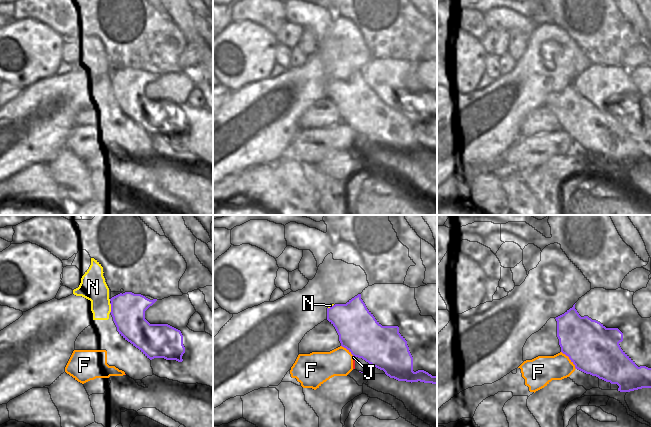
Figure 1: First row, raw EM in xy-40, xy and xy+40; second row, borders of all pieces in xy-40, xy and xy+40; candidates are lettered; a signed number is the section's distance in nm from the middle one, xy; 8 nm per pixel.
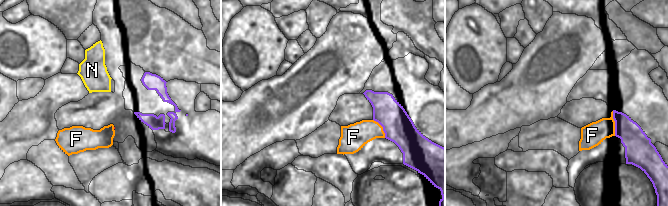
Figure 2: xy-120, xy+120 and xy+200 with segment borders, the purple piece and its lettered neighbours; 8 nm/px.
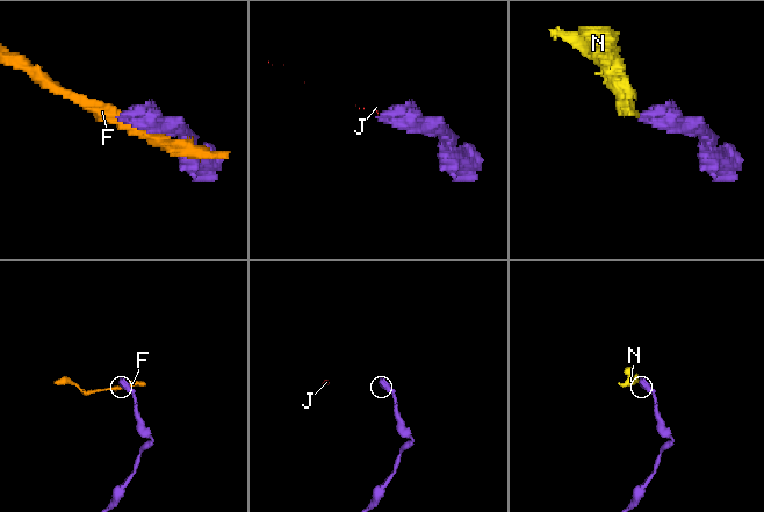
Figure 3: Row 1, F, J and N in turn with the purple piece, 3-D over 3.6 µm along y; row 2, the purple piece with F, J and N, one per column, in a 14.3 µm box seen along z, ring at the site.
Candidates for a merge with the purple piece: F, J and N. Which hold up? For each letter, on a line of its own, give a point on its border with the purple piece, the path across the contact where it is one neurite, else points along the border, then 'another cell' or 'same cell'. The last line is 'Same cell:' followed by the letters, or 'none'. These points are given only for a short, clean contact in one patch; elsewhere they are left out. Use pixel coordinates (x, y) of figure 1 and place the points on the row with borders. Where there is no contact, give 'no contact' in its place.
F: meets purple in xy+40 at (569, 358); another cell
J: no contact; another cell
N: meets purple in xy-40 at (111, 308); another cell
Same cell: none

